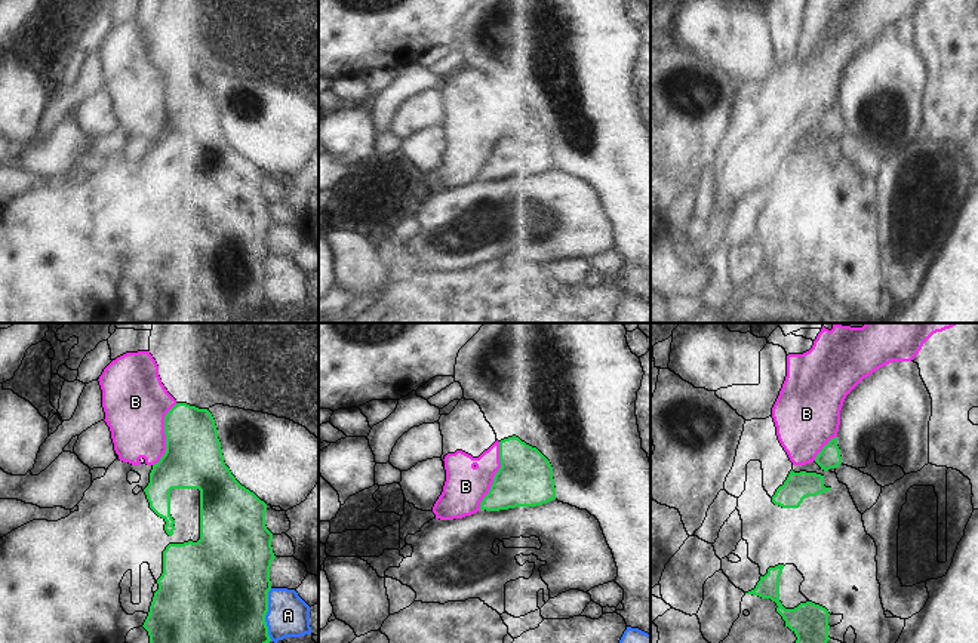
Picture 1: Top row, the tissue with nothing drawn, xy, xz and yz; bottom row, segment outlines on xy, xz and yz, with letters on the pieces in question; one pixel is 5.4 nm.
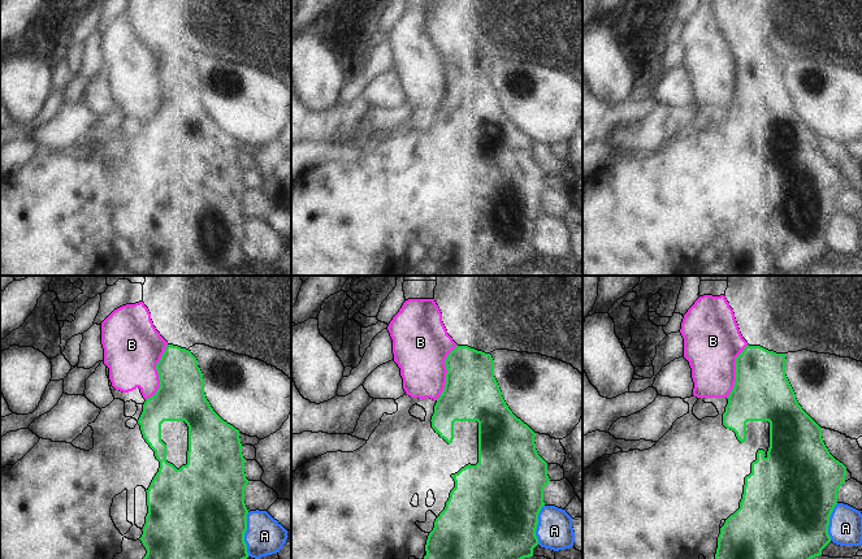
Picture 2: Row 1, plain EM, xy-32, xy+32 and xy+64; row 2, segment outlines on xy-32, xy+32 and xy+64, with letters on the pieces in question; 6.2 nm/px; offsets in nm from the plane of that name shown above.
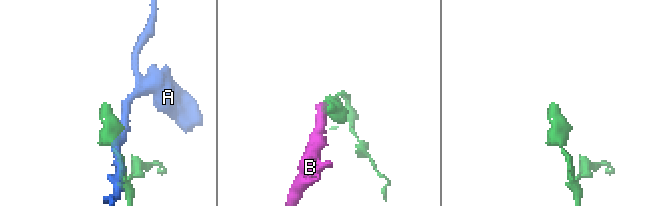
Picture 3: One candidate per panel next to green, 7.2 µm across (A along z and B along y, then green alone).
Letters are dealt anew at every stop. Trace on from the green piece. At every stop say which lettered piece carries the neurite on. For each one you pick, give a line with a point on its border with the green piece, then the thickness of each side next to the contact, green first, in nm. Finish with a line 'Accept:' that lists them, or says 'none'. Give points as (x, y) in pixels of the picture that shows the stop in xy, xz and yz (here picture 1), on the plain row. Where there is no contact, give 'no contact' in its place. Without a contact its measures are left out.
Accept: none

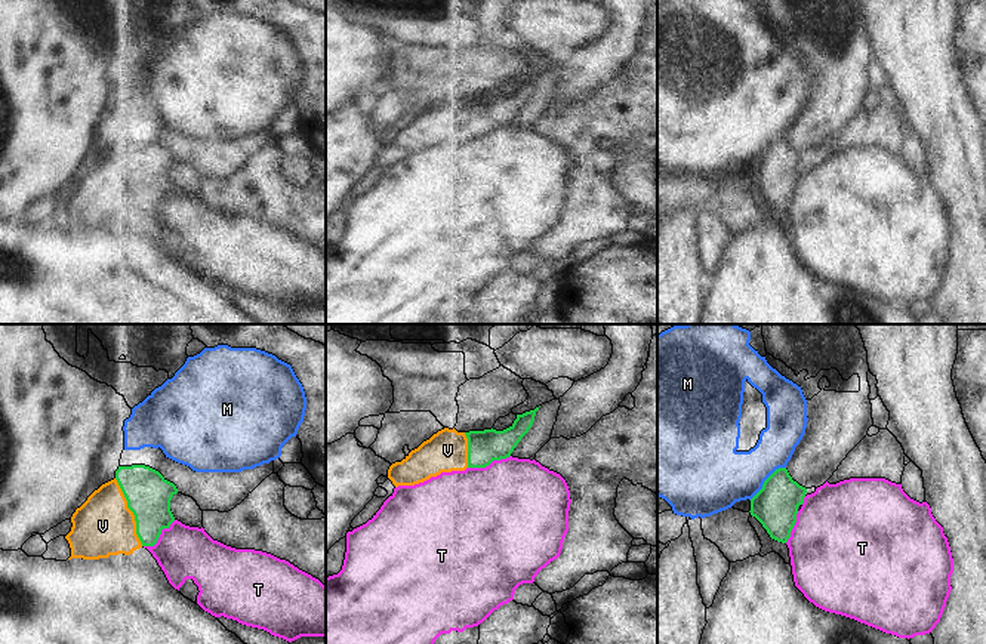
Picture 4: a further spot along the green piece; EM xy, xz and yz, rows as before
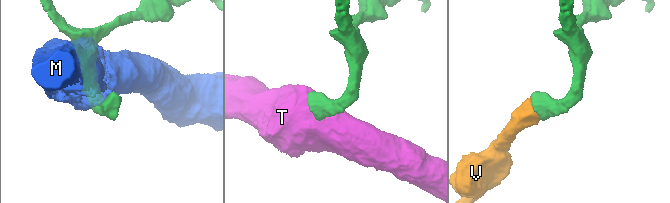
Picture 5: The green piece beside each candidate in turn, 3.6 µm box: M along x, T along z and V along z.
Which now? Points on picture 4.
V: contact xy (132, 179); calibres 240 and 320 nm
Accept: V

